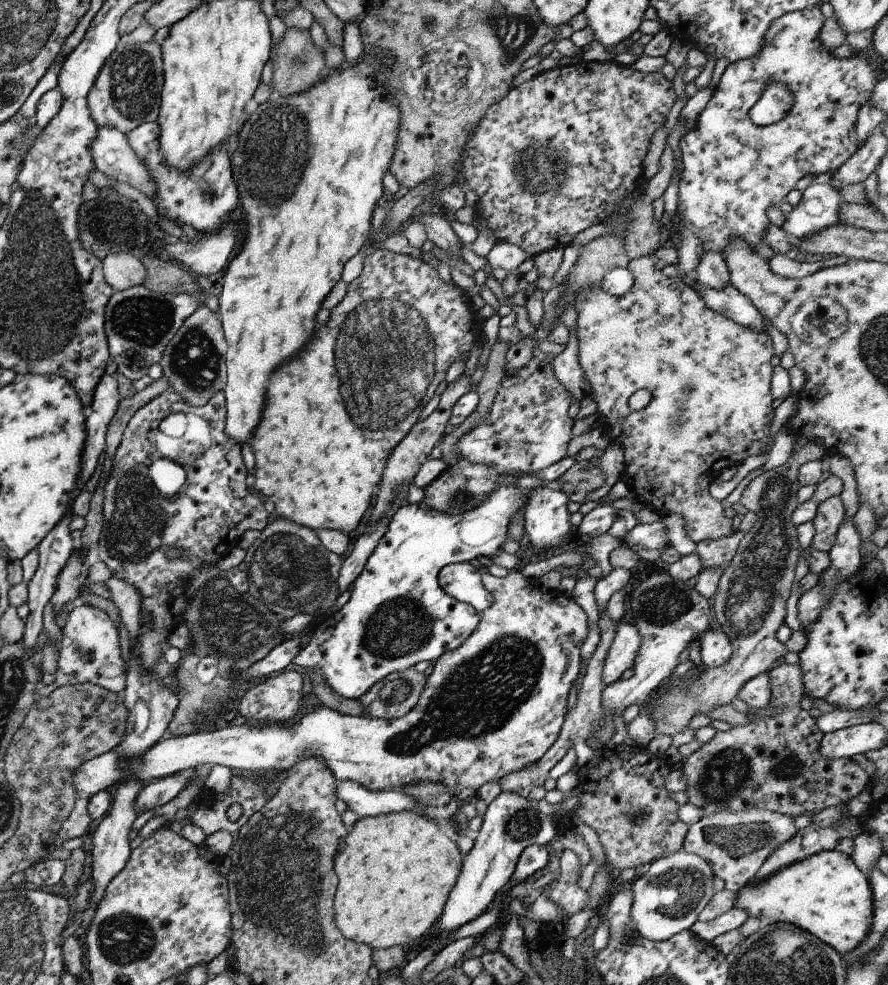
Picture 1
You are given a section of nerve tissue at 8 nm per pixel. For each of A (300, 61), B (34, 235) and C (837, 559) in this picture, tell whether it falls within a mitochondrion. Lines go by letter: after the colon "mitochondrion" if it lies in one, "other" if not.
A: mitochondrion
B: mitochondrion
C: other

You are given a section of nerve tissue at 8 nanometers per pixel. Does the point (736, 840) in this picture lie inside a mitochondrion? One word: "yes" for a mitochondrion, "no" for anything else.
yes

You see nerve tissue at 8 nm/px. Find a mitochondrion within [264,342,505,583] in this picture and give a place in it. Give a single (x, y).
(458, 498)

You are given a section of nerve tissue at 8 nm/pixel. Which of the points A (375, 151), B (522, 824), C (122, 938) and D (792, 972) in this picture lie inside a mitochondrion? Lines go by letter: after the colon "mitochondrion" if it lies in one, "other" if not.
A: mitochondrion
B: mitochondrion
C: mitochondrion
D: mitochondrion

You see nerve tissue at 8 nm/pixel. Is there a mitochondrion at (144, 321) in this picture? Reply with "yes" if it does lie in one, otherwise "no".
yes

